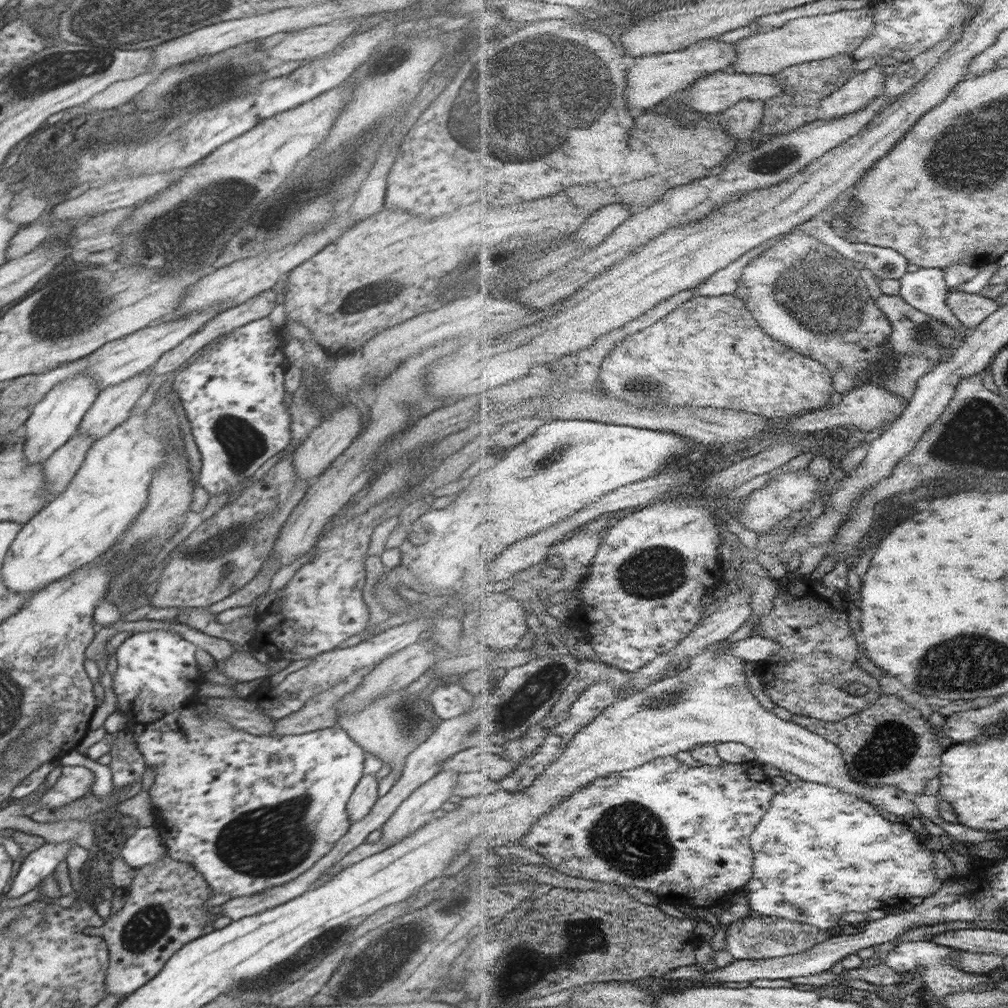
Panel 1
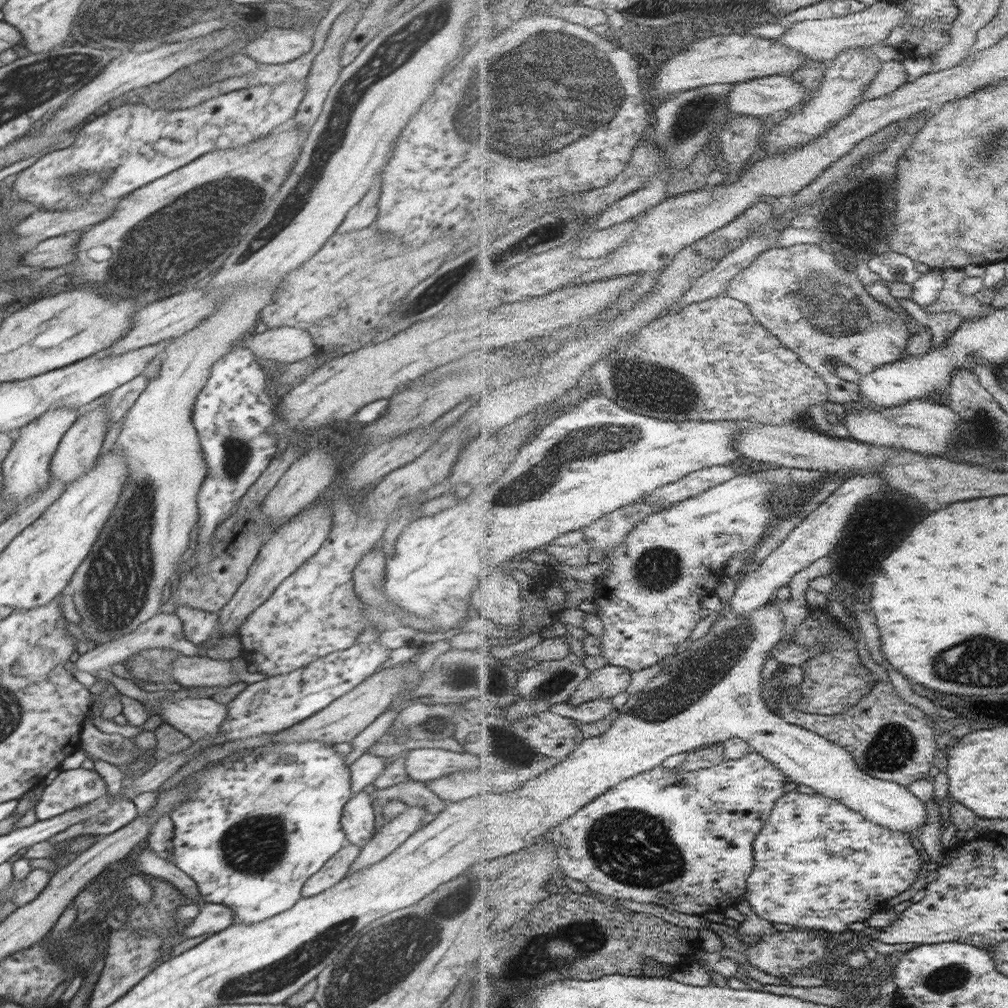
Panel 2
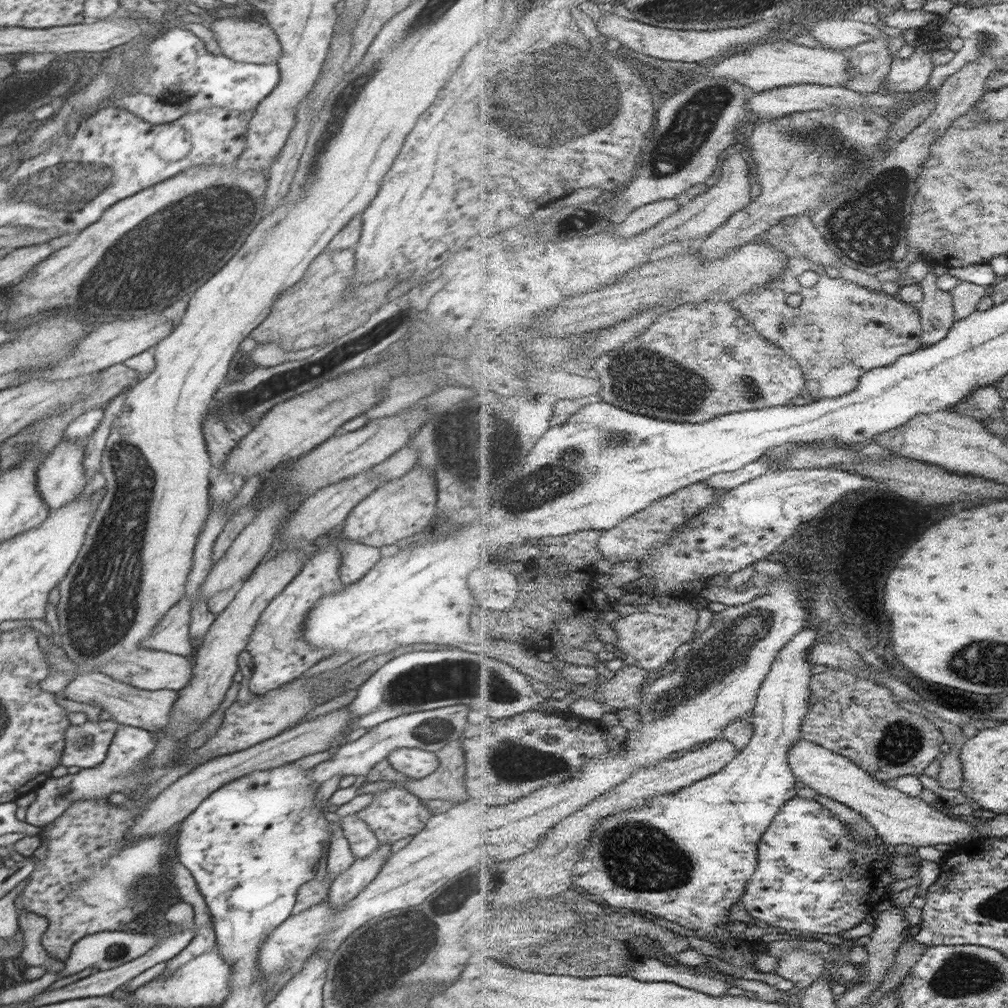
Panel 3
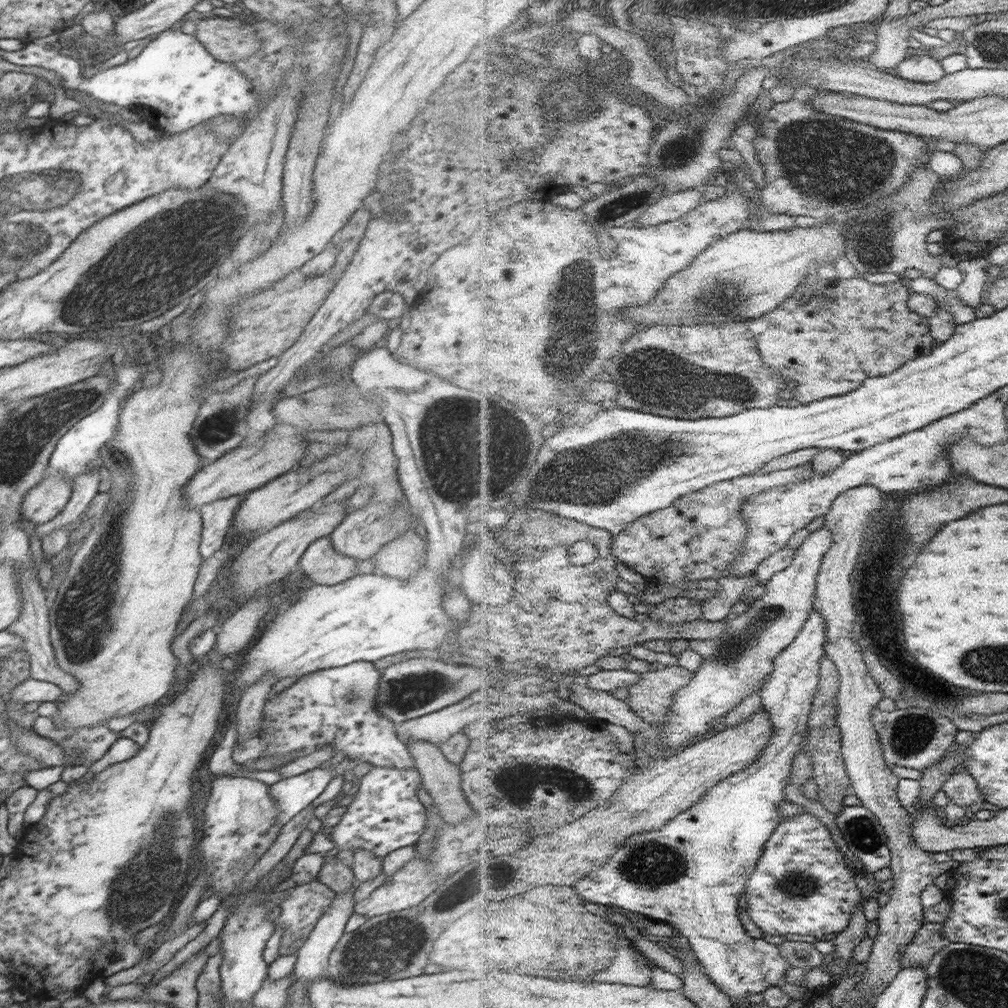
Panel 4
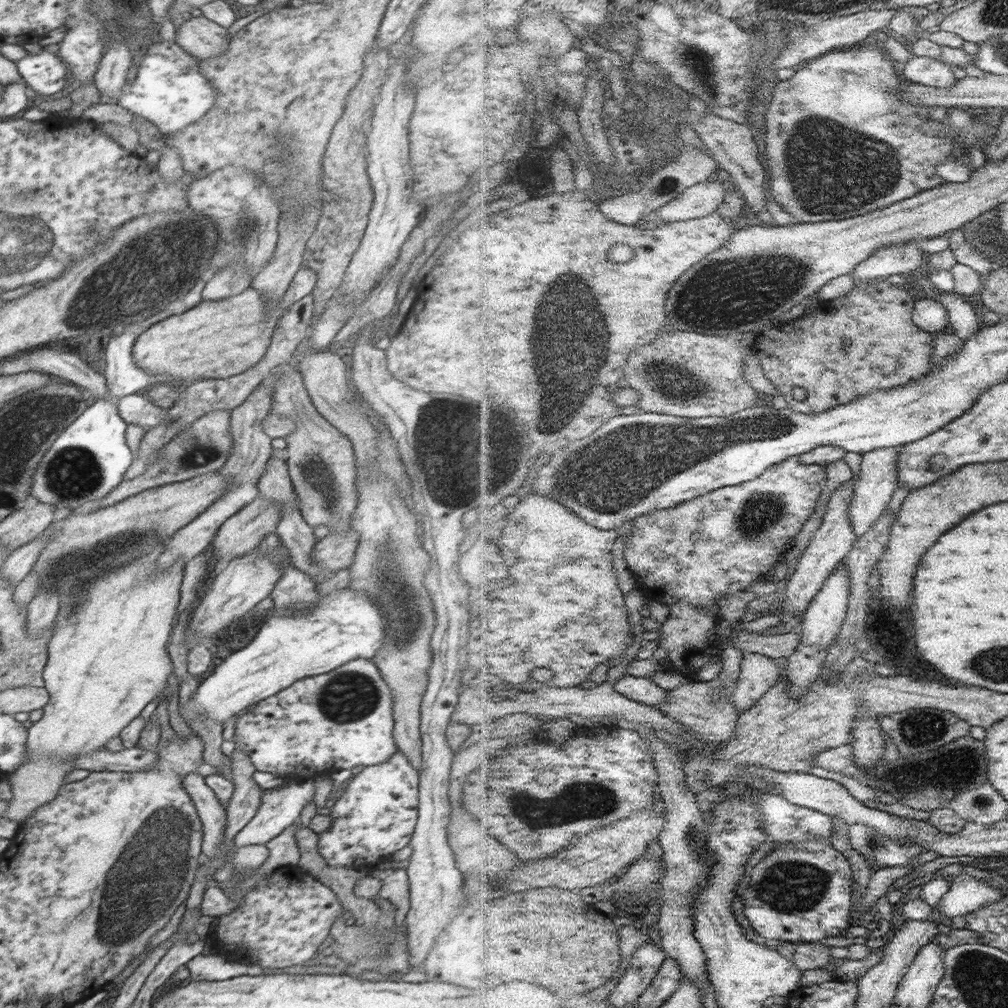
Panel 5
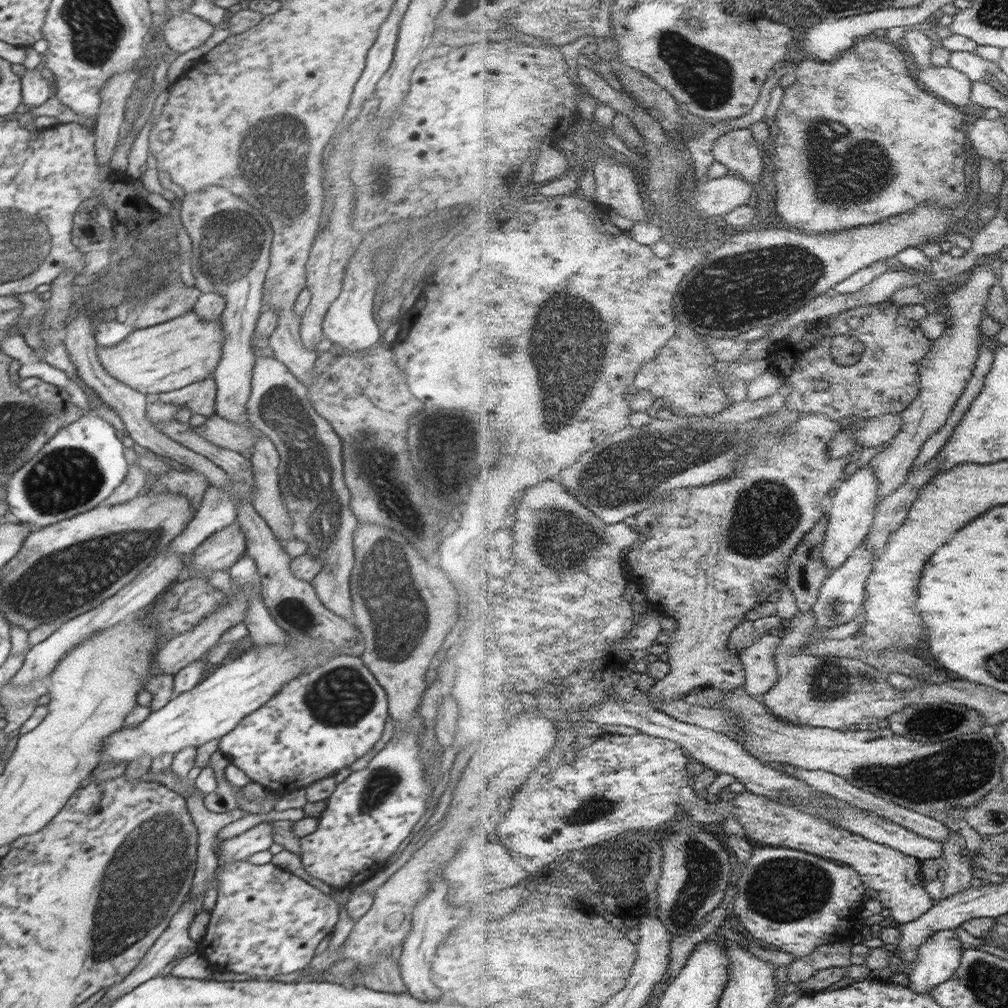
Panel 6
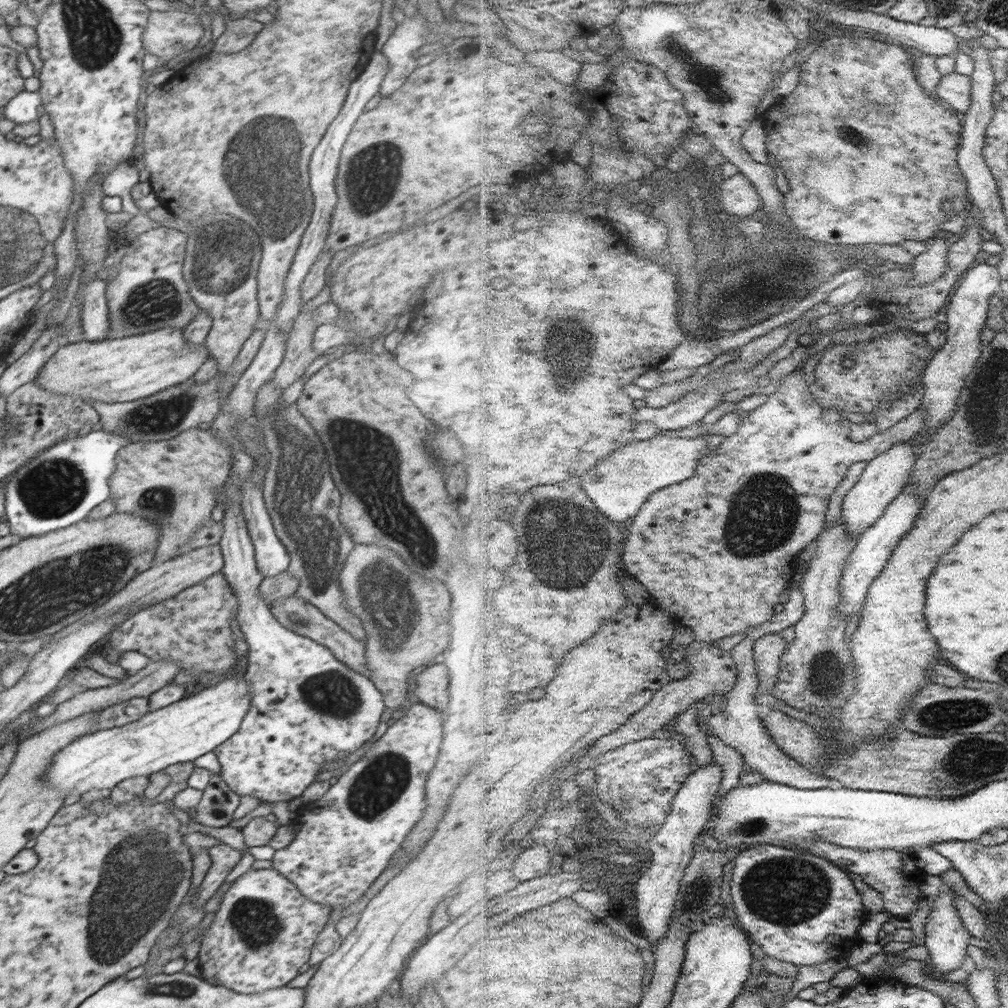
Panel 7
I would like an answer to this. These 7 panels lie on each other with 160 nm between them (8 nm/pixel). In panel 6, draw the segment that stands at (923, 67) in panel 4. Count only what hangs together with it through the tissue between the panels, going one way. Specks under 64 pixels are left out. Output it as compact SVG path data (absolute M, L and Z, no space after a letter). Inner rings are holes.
M929 64L924 70L914 66L914 72L925 89L942 96L942 99L962 107L971 102L971 81L960 70L950 65L938 68Z

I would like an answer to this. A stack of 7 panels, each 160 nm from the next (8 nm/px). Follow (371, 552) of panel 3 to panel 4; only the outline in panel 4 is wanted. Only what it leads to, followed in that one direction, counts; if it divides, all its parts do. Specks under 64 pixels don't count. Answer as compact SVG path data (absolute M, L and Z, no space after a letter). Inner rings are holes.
M328 535L310 543L300 560L304 575L316 585L330 586L358 575L357 563L352 557L336 553Z

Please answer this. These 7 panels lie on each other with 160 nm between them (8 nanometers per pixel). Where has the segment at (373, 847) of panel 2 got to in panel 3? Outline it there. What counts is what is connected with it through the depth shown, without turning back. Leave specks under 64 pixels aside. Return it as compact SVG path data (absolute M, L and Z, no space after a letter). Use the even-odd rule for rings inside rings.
M393 843L380 844L370 856L356 858L348 870L338 874L331 882L327 894L327 899L331 902L329 905L339 908L354 900L365 889L365 885L370 884L381 871L384 858L388 856Z

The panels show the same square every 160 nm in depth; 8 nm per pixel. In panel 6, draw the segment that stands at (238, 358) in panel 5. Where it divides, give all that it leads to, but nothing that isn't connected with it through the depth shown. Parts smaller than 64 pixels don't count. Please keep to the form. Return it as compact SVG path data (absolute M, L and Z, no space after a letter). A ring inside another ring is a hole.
M189 310L172 320L136 329L113 347L98 346L97 355L112 378L142 394L153 396L171 390L180 393L189 384L213 376L224 339L219 318L202 319Z

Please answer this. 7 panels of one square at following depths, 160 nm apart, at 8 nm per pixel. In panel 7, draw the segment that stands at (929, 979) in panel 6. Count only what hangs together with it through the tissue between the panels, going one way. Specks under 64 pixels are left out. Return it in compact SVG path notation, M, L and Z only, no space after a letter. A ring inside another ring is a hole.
M941 890L938 894L925 924L925 935L925 946L930 952L930 959L925 963L937 977L946 978L948 973L957 970L962 964L972 938L971 932L959 915L955 894L952 891Z

